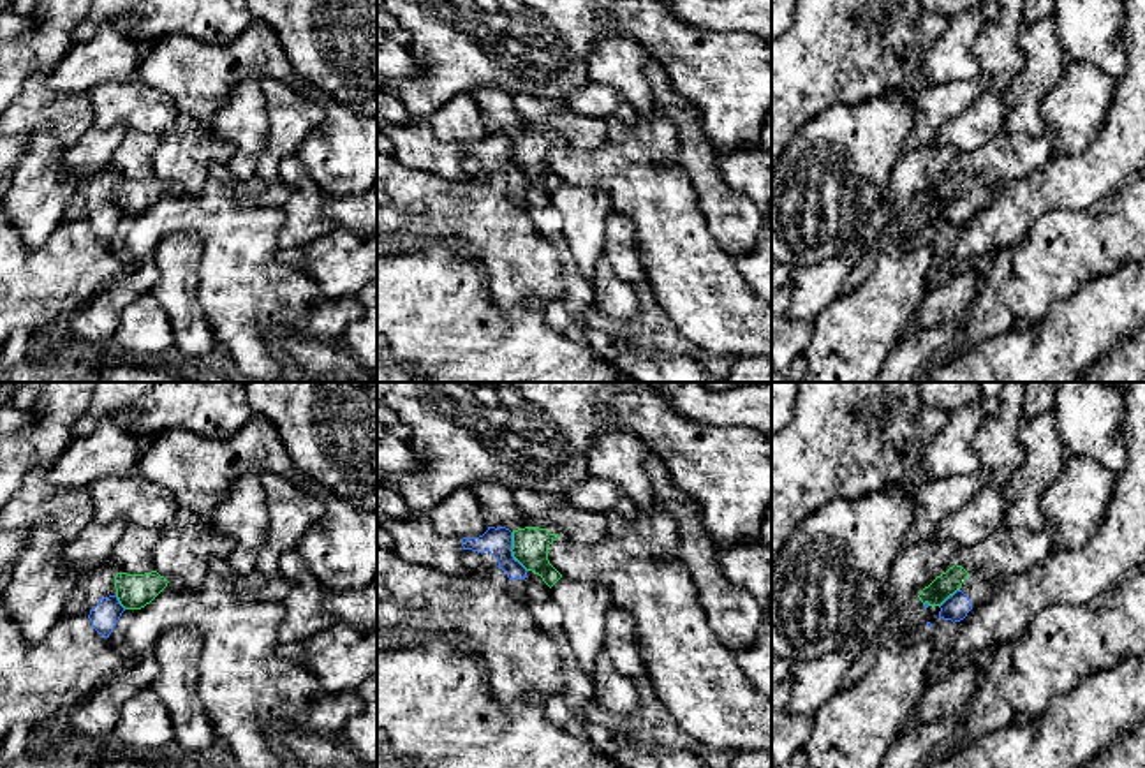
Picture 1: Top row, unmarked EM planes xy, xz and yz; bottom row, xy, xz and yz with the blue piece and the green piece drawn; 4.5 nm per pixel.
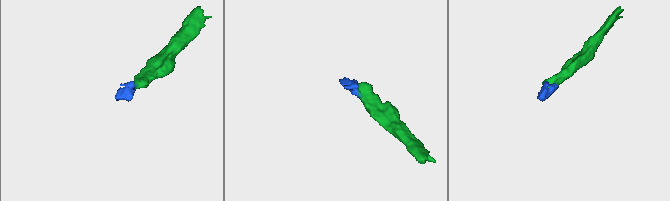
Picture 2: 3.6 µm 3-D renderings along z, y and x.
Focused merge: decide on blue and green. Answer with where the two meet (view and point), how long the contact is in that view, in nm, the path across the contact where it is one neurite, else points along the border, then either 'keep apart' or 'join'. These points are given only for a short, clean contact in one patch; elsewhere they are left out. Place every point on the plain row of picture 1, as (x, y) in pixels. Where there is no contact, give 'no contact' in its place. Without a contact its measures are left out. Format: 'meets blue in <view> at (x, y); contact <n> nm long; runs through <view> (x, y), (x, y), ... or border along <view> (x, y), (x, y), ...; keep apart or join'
meets blue in xz at (511, 157); contact 190 nm long; border along xz (511, 138), (511, 159), (527, 175); keep apart

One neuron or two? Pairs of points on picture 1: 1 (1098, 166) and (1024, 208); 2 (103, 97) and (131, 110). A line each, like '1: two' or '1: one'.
1: one
2: one

